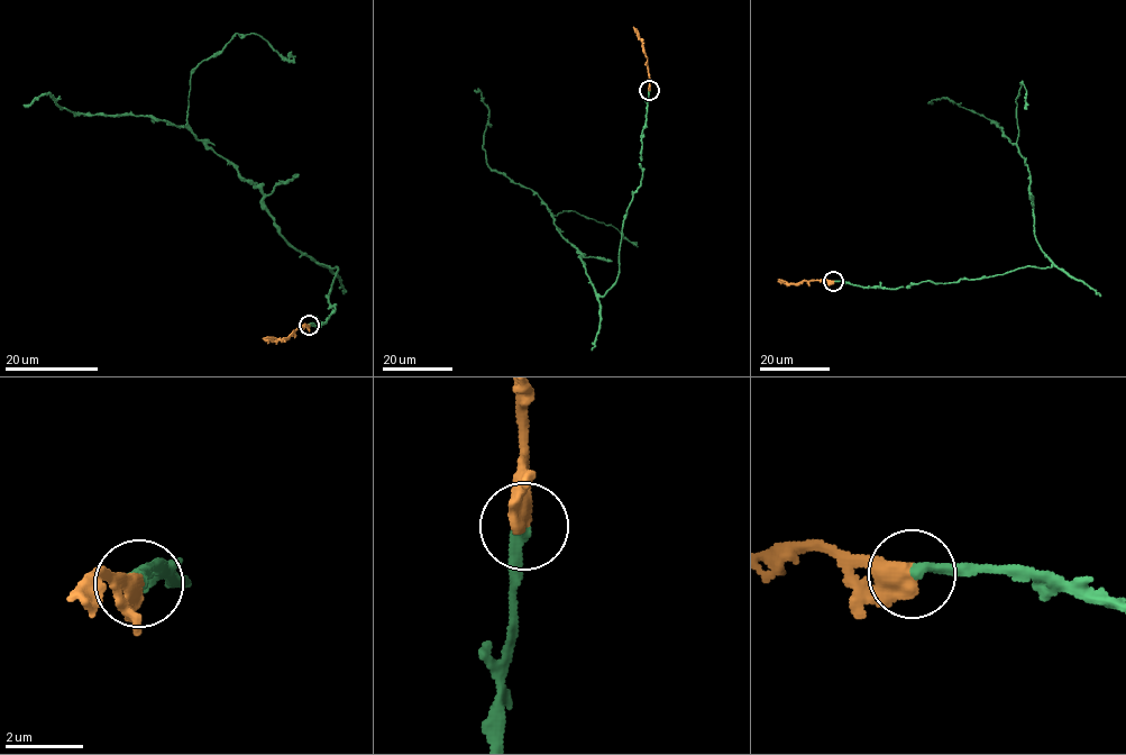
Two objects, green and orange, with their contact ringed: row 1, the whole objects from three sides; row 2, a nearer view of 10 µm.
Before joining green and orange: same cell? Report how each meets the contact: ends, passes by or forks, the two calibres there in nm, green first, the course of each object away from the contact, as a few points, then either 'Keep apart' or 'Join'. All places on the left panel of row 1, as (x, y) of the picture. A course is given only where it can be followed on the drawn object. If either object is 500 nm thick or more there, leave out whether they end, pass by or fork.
Thickness 280 nm (green) against 500 nm. Course of green: (309, 326), (335, 311), (338, 266), (282, 237), (264, 193), (185, 127), (79, 115), (48, 93), (24, 106). Course of orange: (309, 326), (304, 325), (282, 339), (263, 337). Join

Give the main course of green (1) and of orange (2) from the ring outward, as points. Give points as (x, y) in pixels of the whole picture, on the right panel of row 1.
1: (833, 282), (895, 289), (1052, 264), (1036, 239), (1030, 171), (1016, 145), (998, 124), (946, 98), (931, 102)
2: (833, 282), (788, 283), (778, 279)

